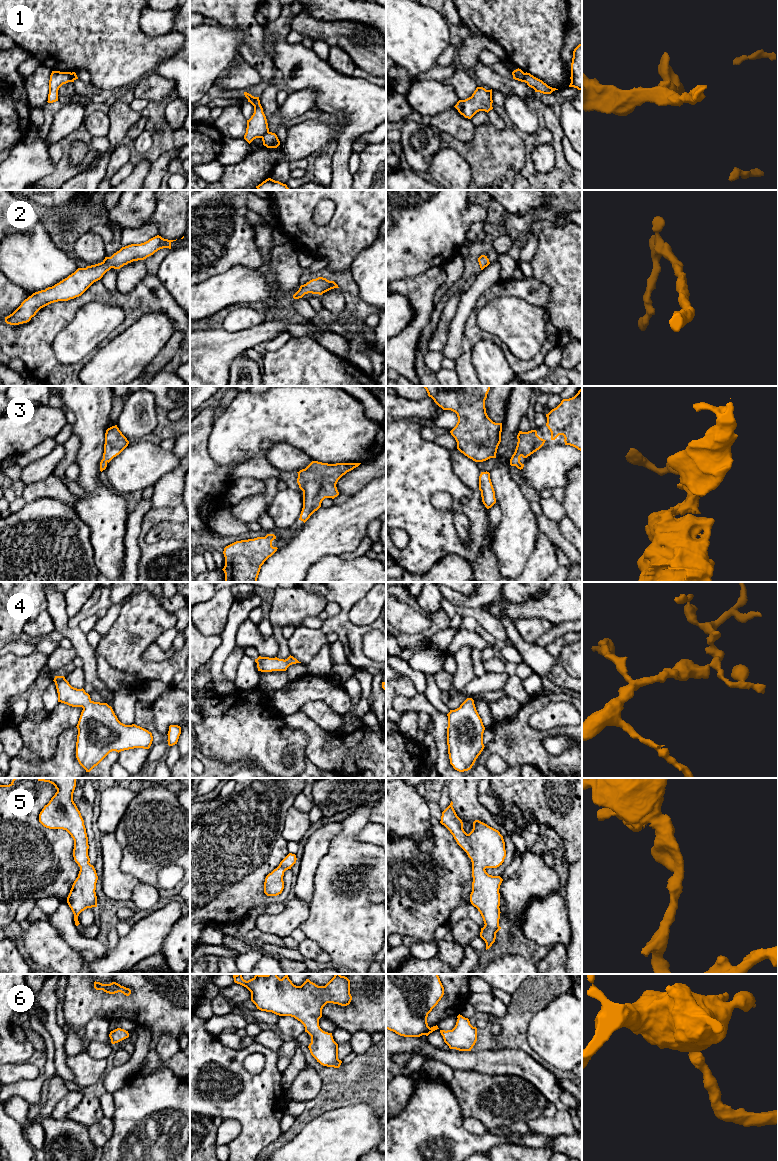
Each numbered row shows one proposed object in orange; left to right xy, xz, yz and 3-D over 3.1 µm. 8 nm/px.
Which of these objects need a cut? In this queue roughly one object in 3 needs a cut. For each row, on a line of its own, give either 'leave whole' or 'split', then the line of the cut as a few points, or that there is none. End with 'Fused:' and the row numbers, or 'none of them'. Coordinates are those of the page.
1: split | yz (523, 73), (524, 81)
2: leave whole | no cut
3: leave whole | no cut
4: leave whole | no cut
5: leave whole | no cut
6: leave whole | no cut
Fused: 1

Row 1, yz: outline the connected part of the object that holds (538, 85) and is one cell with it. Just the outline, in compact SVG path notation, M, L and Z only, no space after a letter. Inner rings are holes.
M524 73L524 82L531 88L535 90L535 92L540 92L543 94L551 94L553 91L558 90L556 88L552 88L544 83L542 80L534 77L530 73Z

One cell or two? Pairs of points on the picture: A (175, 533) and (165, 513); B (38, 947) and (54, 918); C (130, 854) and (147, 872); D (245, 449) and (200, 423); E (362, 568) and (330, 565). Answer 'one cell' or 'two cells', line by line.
A: two cells
B: two cells
C: one cell
D: two cells
E: one cell

